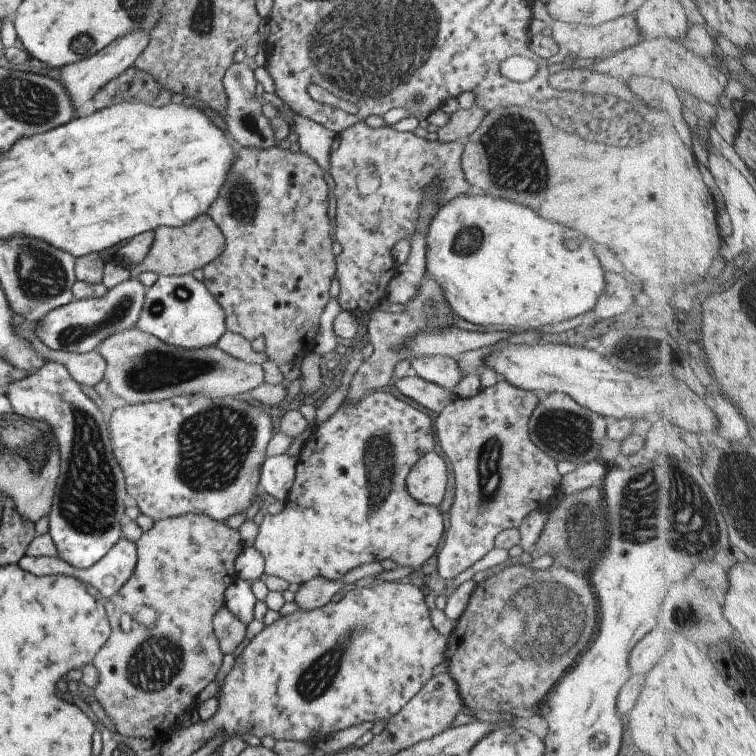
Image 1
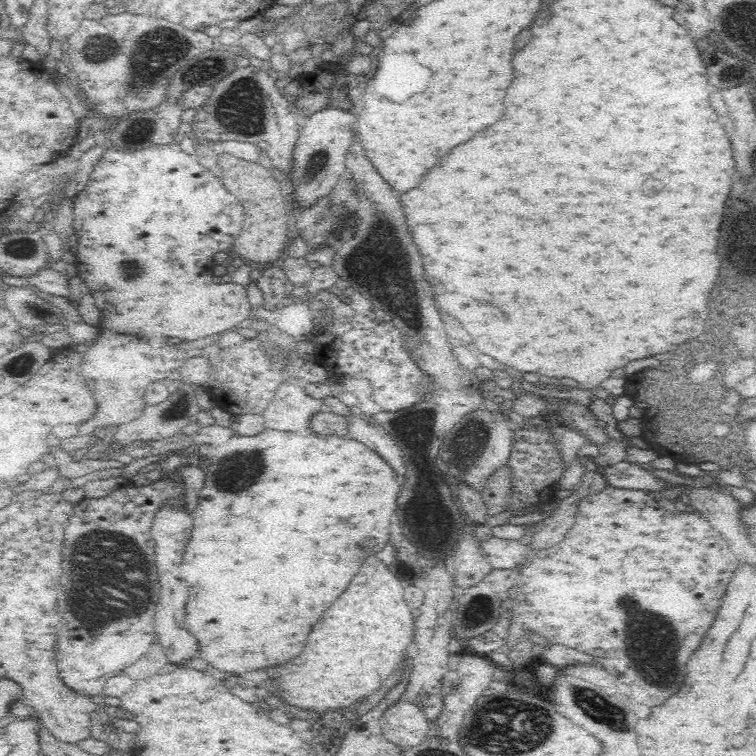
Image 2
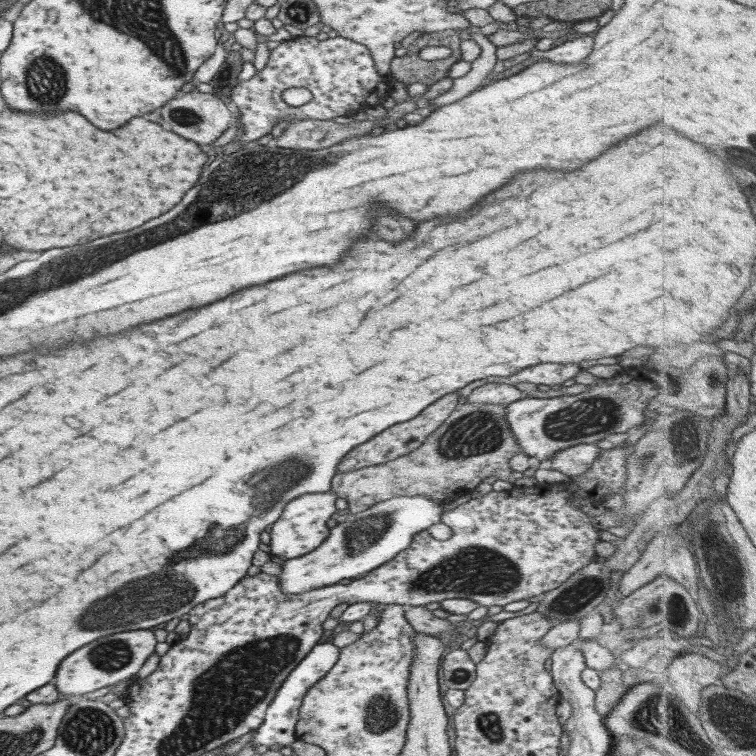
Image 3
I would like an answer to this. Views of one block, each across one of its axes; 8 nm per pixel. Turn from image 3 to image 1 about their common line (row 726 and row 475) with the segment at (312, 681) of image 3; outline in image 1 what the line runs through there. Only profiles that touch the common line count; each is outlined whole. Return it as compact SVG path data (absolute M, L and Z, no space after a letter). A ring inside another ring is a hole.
M276 455L264 460L258 472L258 486L274 500L285 500L294 481L296 459Z

